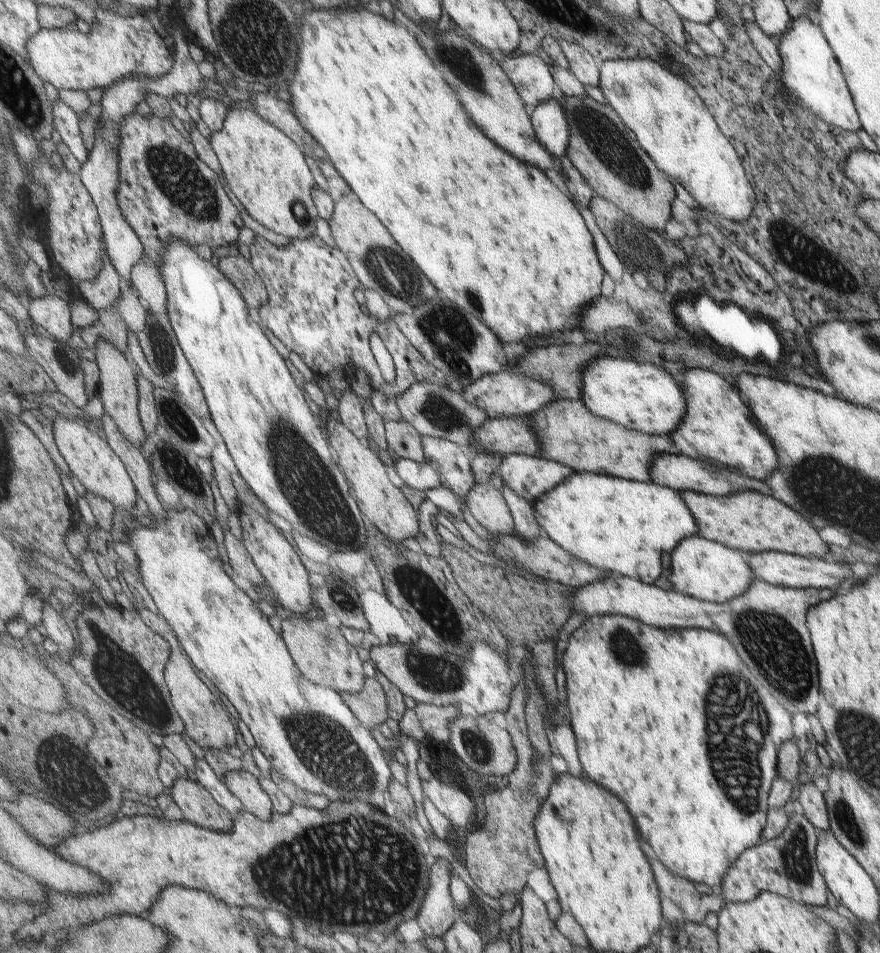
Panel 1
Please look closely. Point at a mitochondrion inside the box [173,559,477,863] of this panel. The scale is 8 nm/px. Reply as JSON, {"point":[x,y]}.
{"point":[326,750]}

